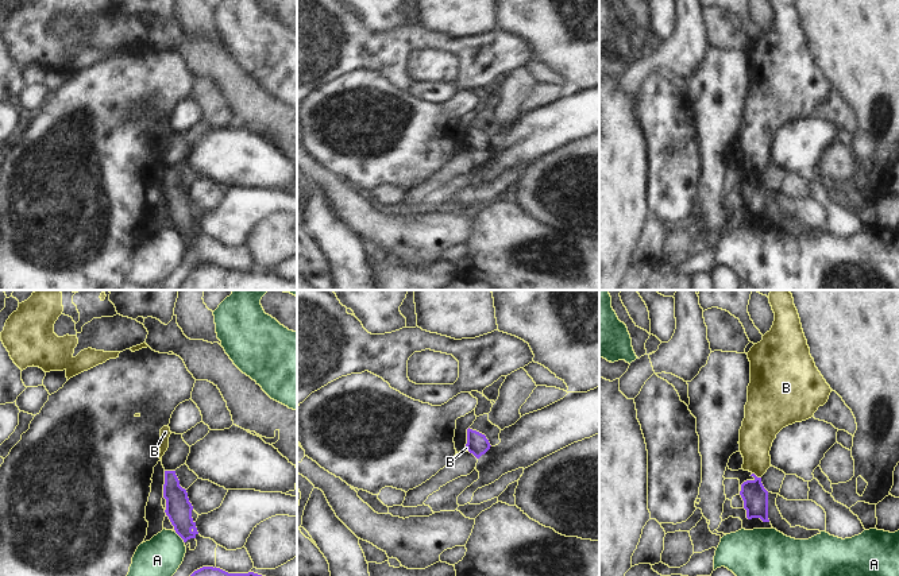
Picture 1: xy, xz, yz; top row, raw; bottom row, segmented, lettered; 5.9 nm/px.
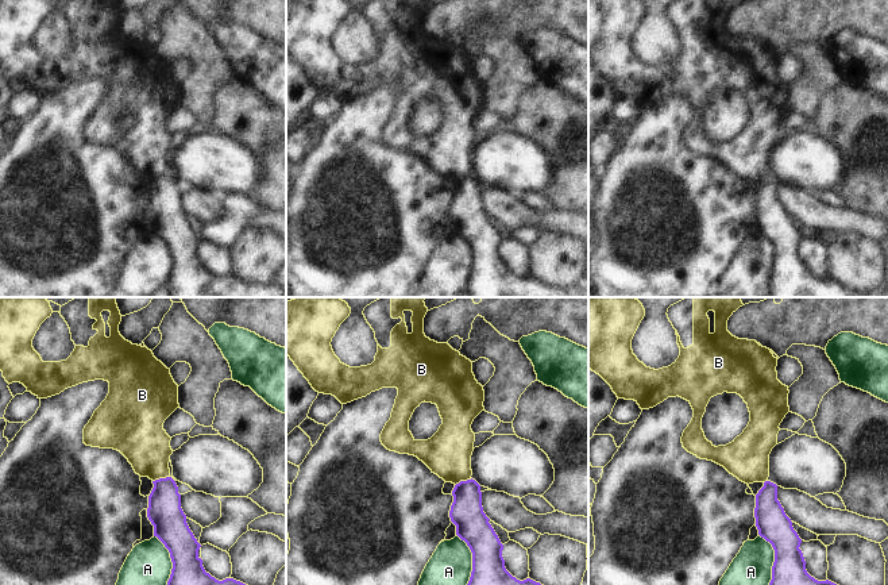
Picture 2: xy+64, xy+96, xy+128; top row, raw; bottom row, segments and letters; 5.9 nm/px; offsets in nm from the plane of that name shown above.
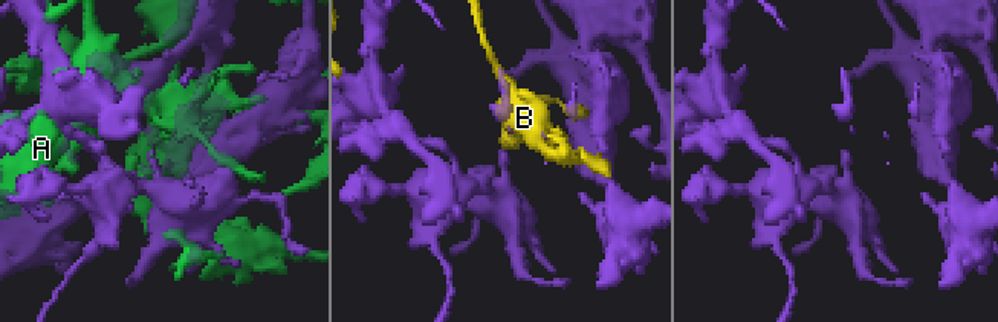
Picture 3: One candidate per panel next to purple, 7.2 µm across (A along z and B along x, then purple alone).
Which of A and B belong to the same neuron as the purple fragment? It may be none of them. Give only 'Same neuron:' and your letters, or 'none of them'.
Same neuron: none of them.

